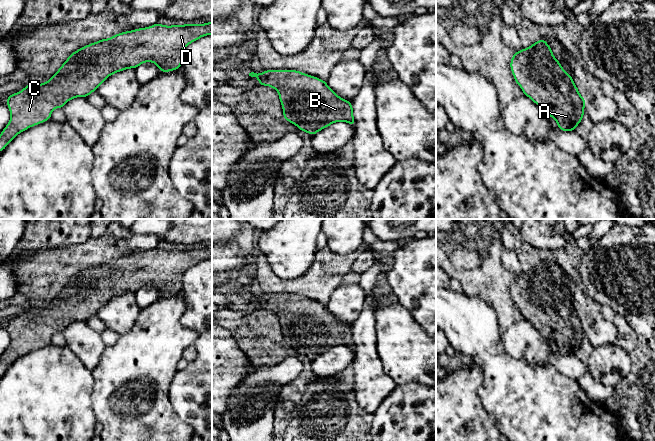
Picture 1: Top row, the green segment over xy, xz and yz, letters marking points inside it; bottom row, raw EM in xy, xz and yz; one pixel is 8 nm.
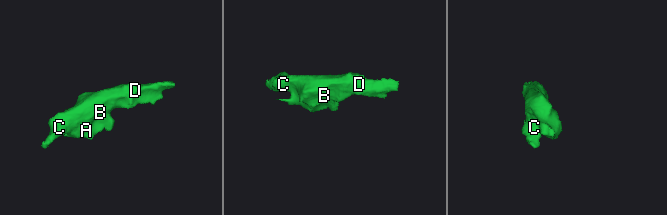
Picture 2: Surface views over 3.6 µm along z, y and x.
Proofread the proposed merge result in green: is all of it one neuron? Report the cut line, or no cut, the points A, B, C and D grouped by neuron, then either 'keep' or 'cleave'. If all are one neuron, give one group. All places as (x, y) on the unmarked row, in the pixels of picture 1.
no cut | A B C D | keep

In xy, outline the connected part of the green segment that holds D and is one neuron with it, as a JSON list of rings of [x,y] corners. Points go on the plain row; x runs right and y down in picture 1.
[[[212,245],[206,248],[186,247],[183,250],[156,247],[150,251],[121,256],[74,275],[47,306],[28,308],[22,315],[6,323],[11,343],[0,358],[0,376],[19,357],[51,343],[55,332],[63,332],[73,322],[88,321],[112,298],[128,292],[135,293],[144,286],[155,287],[161,296],[181,292],[184,272],[206,259],[212,259]]]

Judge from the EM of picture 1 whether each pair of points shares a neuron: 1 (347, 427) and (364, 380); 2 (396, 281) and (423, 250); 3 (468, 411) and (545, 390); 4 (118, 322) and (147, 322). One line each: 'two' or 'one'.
1: two
2: one
3: two
4: two

